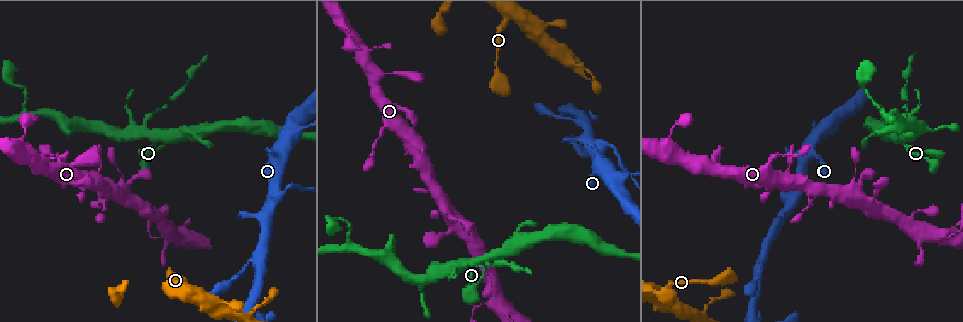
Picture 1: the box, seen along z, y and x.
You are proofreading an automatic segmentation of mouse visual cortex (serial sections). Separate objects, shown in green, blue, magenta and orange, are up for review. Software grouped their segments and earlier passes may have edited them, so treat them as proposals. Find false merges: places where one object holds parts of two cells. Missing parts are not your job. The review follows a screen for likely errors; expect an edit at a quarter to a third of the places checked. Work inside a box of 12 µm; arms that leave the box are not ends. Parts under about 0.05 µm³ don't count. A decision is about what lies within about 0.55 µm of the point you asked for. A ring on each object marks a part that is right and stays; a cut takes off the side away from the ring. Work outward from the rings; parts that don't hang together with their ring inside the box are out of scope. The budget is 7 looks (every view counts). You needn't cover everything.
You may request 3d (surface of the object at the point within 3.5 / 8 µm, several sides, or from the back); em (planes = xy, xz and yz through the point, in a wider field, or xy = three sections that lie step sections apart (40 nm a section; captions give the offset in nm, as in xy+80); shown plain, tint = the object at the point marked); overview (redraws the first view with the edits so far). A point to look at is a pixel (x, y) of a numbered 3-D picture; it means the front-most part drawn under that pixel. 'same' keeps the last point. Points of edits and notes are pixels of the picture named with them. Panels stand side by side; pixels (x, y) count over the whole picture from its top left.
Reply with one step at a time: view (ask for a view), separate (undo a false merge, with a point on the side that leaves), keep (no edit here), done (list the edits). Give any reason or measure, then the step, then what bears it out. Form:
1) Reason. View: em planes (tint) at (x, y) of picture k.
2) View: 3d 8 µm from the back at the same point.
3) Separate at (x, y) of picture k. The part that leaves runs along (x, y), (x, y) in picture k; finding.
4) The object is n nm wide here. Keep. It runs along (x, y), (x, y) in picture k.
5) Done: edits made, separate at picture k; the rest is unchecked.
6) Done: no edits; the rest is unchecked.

Calibre changes. View: 3d 3.5 µm at (796, 197) of picture 1.

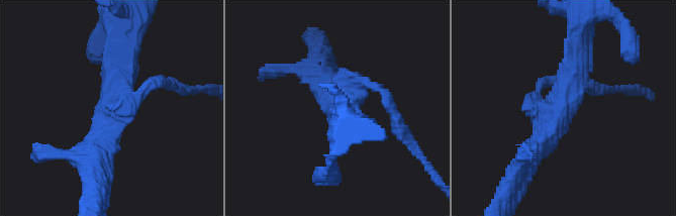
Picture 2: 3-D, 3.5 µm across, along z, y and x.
3 arms meet here; the arms are 150, 350, 450 nm wide; now the EM. View: em xy step 1 (tint) at (558, 116) of picture 2.

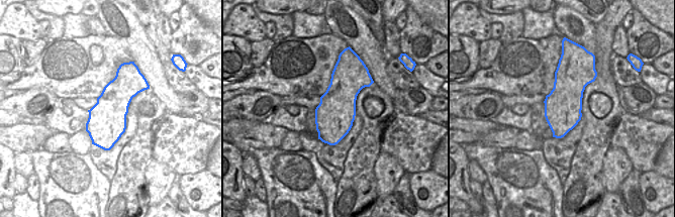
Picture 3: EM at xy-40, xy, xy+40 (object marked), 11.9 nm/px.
Keep. It runs along (578, 52), (568, 100), (521, 171) in picture 2; all the same cell.

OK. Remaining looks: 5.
Side arm on a straight run. View: 3d 3.5 µm at (624, 176) of picture 1.

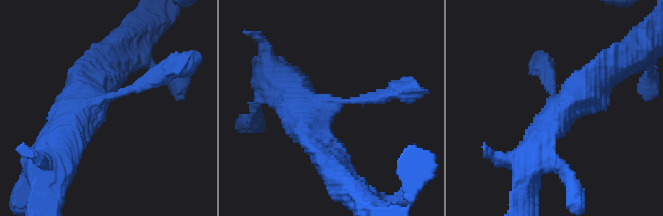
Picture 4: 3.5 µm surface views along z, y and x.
3 arms meet here; the arms are 150, 400, 400 nm wide. View: em xy step 5 (tint) at (100, 99) of picture 4.

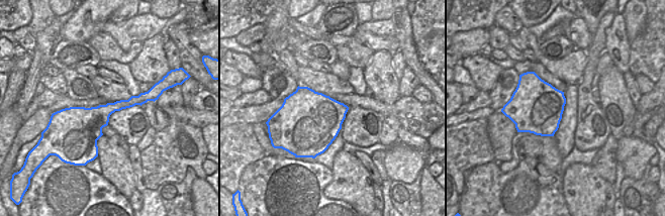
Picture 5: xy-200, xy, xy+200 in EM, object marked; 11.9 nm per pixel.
Keep. It runs along (532, 149), (544, 127), (614, 66) in picture 4; continuous, no second cell.

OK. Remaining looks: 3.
Thin arm on a thick one. View: 3d 3.5 µm at (144, 128) of picture 1.

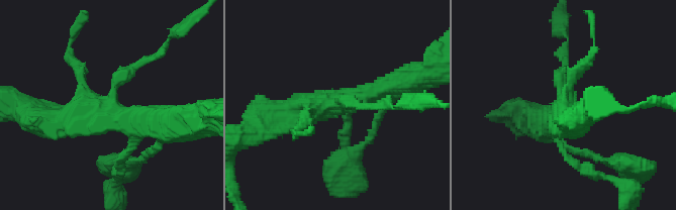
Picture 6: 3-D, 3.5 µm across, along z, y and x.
Shape alone is not enough. View: em planes (tint) at (339, 105) of picture 6.

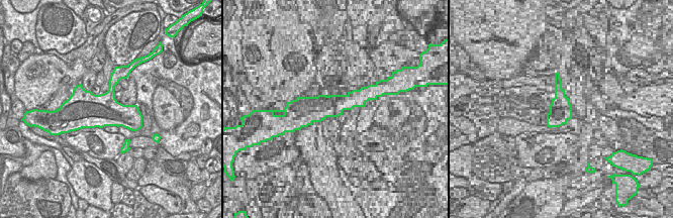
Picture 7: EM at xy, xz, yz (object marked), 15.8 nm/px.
Keep. It runs along (563, 150), (555, 123), (565, 55) in picture 6; all the same cell.

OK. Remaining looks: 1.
Done: no edits; the rest is unchecked.

